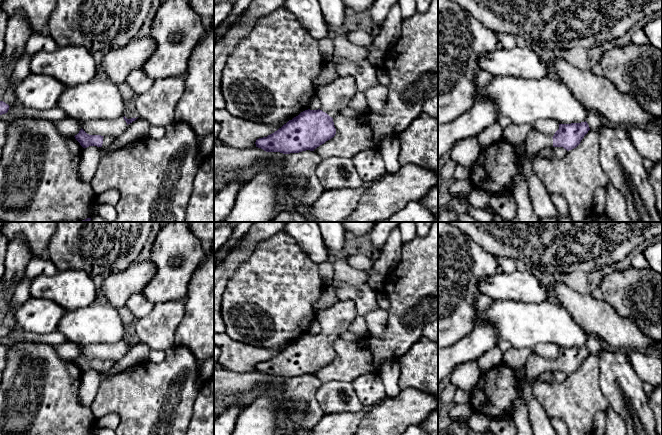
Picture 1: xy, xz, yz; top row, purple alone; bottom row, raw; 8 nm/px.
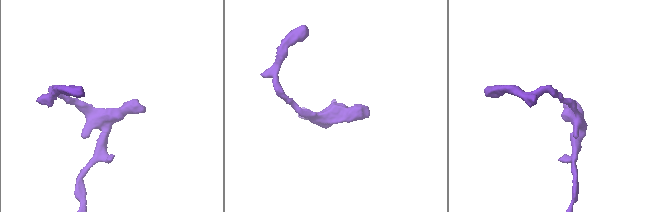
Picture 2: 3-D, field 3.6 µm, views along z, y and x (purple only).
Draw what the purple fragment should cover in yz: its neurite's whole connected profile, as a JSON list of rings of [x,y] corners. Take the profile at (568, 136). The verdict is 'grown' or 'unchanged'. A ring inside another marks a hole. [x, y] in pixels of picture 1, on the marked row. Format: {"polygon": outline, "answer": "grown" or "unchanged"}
{"polygon": [[[588,123],[559,124],[554,136],[547,136],[532,128],[528,133],[524,146],[526,152],[536,155],[546,147],[563,147],[567,151],[576,148],[590,130]]], "answer": "grown"}

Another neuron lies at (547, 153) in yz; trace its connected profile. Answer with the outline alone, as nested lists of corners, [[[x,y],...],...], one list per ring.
[[[552,147],[543,148],[542,150],[540,150],[536,154],[536,156],[538,158],[544,158],[544,159],[551,159],[551,158],[555,157],[554,151],[553,151],[553,148]]]

